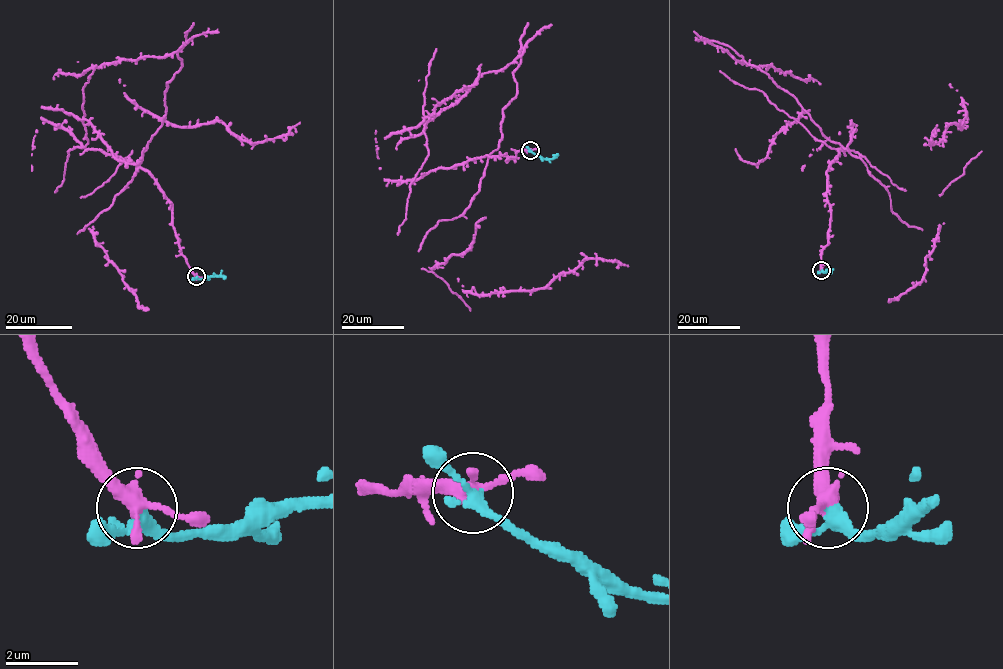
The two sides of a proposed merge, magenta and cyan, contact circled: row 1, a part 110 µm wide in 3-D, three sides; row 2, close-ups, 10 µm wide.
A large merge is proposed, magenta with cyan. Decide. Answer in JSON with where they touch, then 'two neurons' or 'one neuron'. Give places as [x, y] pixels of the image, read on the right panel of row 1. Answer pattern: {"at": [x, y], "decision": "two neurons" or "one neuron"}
{"at": [821, 270], "decision": "two neurons"}

